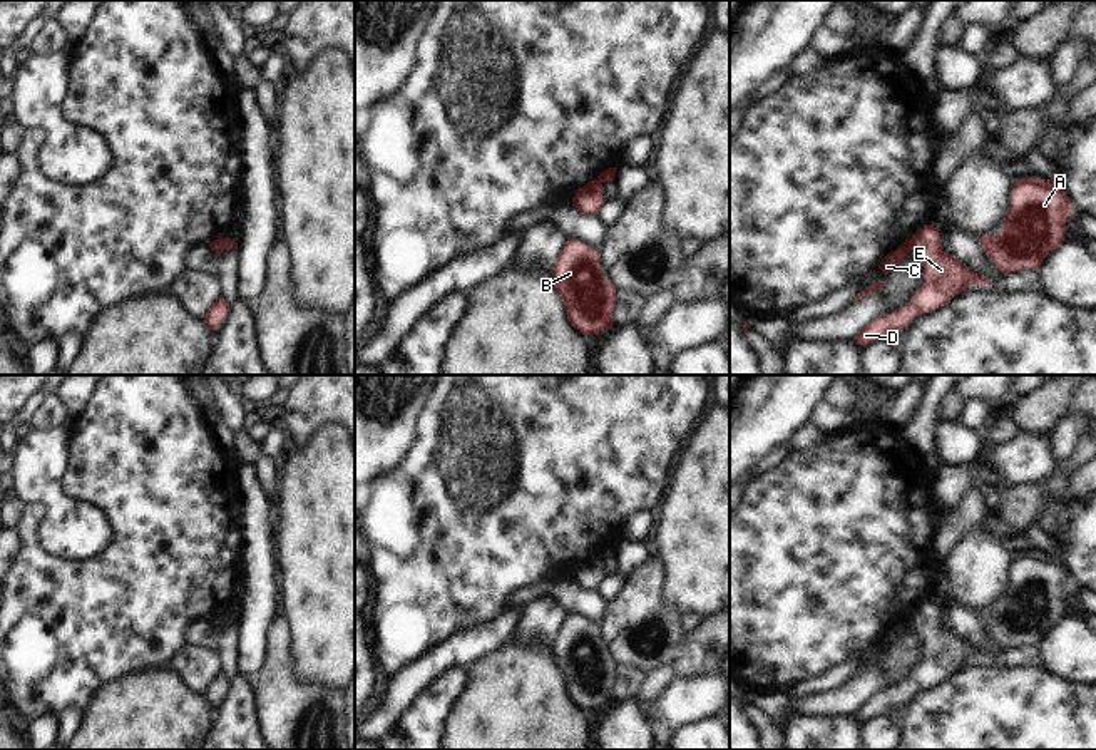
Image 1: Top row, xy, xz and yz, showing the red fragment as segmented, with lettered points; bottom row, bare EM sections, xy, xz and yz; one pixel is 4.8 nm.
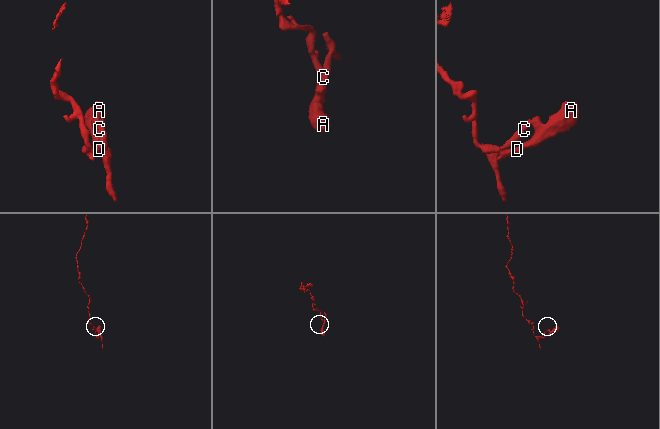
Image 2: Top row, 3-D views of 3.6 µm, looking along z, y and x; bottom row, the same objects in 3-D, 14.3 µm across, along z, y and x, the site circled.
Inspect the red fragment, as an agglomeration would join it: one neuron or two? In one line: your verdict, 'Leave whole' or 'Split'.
Split

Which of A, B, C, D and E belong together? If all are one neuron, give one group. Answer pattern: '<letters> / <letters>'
A B D E / C

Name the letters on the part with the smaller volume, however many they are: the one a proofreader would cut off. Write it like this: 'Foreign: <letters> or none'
Foreign: C

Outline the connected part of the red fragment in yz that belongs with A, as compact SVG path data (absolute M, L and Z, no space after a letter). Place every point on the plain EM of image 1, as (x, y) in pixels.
M1026 551L1014 557L1002 606L986 608L981 613L982 624L1004 650L1039 645L1044 633L1064 616L1073 588L1063 556Z

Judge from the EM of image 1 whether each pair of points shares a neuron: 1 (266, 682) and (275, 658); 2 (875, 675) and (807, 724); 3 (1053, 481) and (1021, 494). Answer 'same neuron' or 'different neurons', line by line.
1: same neuron
2: different neurons
3: same neuron

